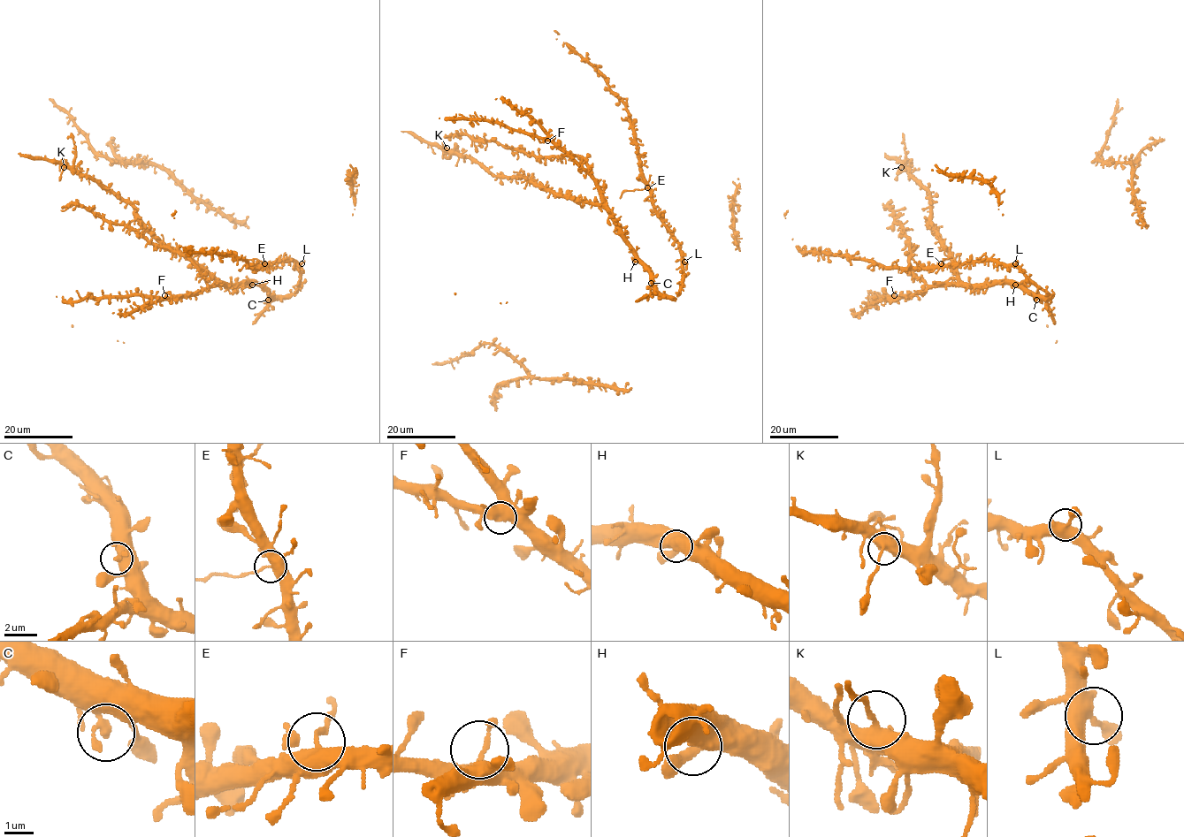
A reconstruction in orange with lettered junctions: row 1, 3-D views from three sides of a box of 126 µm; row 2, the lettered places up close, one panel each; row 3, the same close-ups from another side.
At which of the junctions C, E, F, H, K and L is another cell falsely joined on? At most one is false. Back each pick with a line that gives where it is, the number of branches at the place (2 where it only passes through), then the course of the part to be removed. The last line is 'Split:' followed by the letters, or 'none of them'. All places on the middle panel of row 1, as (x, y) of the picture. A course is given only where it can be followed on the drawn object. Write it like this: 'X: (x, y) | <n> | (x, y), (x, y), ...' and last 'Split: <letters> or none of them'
E: (647, 187) | 2 | (647, 187), (625, 190), (620, 198)
Split: E

